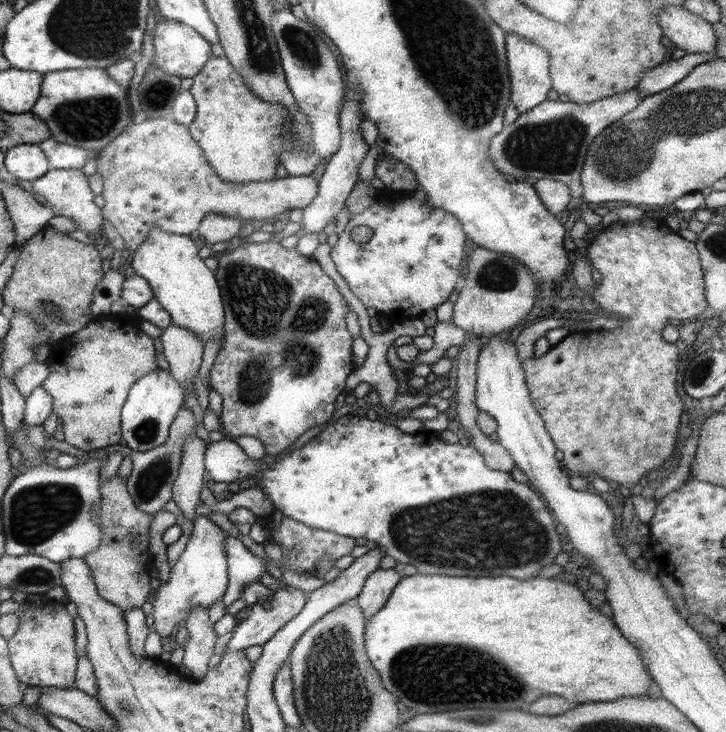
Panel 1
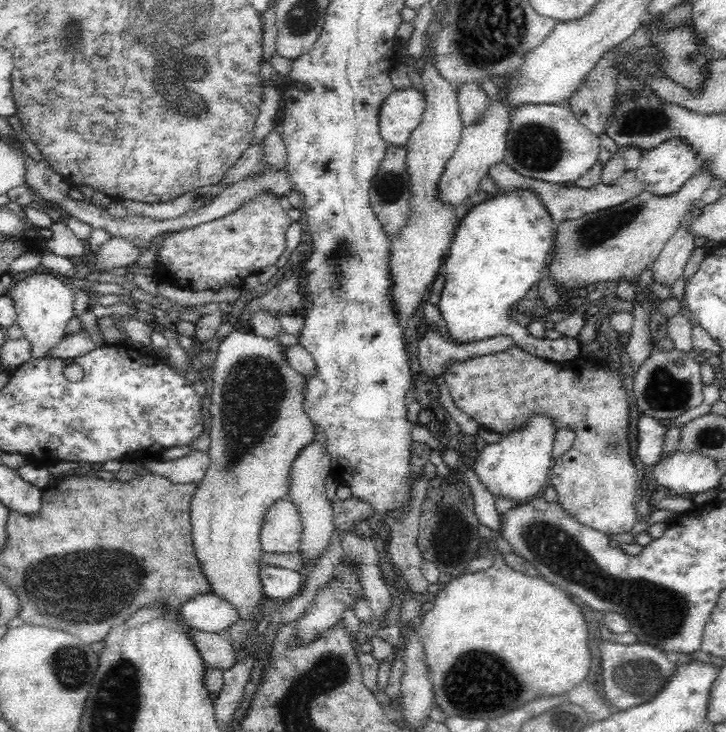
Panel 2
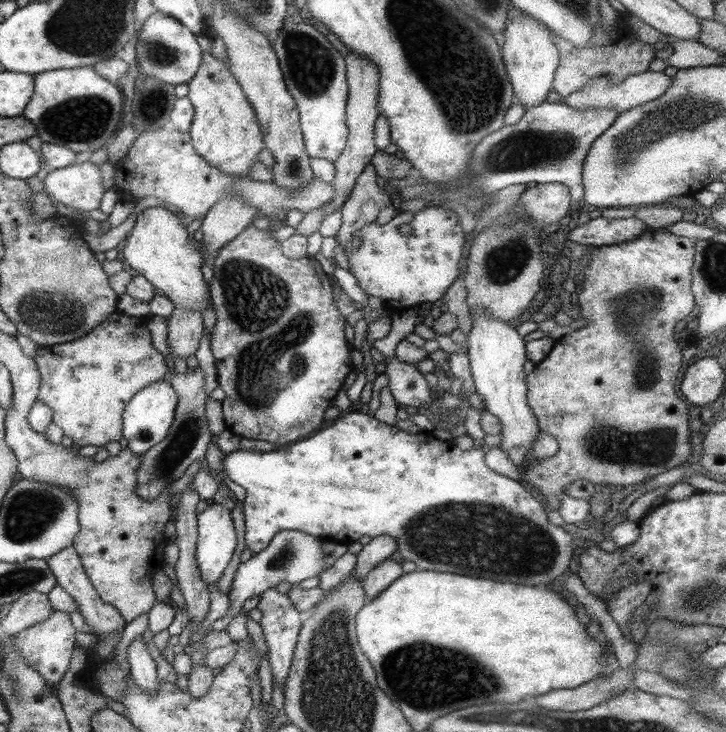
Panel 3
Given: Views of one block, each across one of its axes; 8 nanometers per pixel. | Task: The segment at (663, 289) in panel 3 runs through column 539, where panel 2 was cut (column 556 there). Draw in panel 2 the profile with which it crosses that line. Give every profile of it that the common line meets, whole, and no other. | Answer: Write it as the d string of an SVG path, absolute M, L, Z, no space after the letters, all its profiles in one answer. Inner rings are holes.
M514 346L509 350L503 352L496 352L493 354L484 355L482 357L474 357L472 359L466 359L464 361L458 360L451 368L449 368L443 375L446 379L448 389L450 389L450 395L454 400L456 408L466 412L470 418L473 418L478 422L481 428L486 428L492 432L498 432L501 436L506 434L514 434L522 428L528 426L530 418L534 416L545 416L551 420L551 425L557 431L560 428L569 428L575 434L575 439L572 448L565 452L563 456L560 456L551 466L552 469L552 480L548 486L553 486L557 492L559 507L568 515L571 516L578 524L586 526L588 528L594 528L603 533L614 533L628 532L636 522L638 522L637 510L634 507L635 494L638 494L638 484L641 483L641 476L637 474L637 469L630 456L630 406L633 404L633 395L628 394L624 386L624 378L621 370L612 368L607 364L601 364L597 360L587 359L585 355L580 358L574 358L570 362L551 362L543 358L533 356L528 352L525 352L522 348Z

